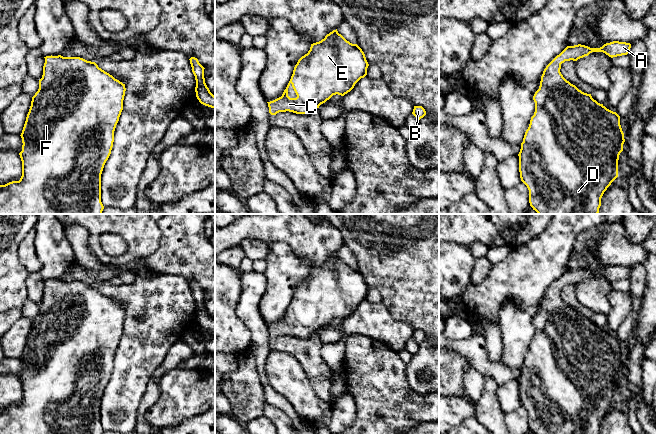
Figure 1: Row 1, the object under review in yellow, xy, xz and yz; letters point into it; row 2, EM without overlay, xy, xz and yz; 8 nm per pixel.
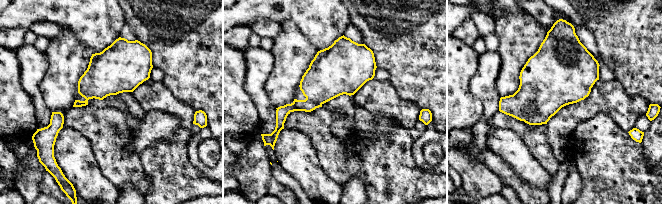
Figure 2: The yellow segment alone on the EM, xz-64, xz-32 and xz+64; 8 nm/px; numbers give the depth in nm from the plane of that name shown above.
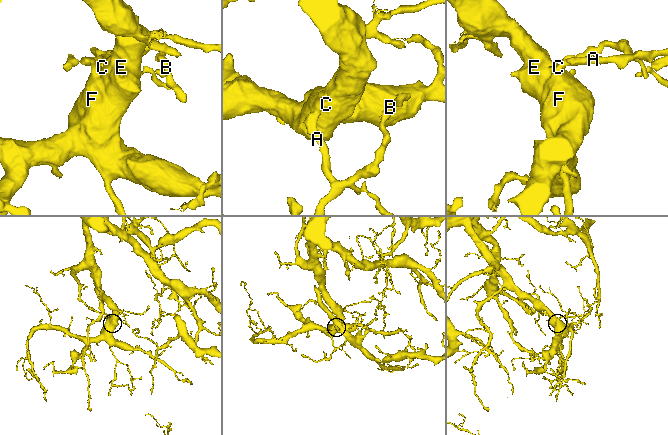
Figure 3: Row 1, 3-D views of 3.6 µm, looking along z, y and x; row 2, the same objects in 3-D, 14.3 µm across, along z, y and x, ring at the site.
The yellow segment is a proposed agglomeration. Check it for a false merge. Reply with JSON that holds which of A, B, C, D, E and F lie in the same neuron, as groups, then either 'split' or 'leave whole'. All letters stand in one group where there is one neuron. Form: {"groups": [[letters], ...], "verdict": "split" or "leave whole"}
{"groups": [["A", "B", "C", "D", "E", "F"]], "verdict": "leave whole"}

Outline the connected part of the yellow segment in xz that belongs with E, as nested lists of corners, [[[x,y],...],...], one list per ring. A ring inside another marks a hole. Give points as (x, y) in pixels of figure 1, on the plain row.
[[[337,253],[333,254],[319,266],[311,268],[307,278],[302,280],[294,291],[291,303],[281,321],[267,326],[269,337],[276,339],[279,336],[293,336],[306,338],[310,334],[329,324],[333,319],[344,320],[350,316],[355,308],[367,299],[369,288],[365,278],[357,268],[347,265]],[[292,310],[297,321],[288,320],[288,312]]]

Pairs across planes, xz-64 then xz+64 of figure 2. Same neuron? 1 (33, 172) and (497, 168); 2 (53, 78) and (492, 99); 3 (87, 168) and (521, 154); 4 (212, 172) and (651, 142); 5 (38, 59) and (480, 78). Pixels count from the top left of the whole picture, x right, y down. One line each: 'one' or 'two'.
1: two
2: two
3: one
4: one
5: one

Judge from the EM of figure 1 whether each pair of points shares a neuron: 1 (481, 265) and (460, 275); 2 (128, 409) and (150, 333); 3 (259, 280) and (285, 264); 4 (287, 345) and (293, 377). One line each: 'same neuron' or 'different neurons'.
1: different neurons
2: same neuron
3: different neurons
4: different neurons

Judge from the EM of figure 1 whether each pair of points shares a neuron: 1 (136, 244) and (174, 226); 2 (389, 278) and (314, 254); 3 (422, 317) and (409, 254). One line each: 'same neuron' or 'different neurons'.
1: different neurons
2: different neurons
3: same neuron

